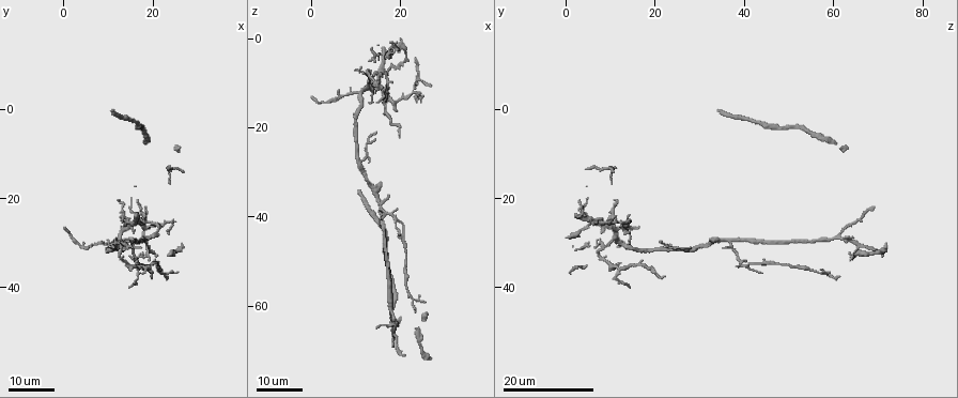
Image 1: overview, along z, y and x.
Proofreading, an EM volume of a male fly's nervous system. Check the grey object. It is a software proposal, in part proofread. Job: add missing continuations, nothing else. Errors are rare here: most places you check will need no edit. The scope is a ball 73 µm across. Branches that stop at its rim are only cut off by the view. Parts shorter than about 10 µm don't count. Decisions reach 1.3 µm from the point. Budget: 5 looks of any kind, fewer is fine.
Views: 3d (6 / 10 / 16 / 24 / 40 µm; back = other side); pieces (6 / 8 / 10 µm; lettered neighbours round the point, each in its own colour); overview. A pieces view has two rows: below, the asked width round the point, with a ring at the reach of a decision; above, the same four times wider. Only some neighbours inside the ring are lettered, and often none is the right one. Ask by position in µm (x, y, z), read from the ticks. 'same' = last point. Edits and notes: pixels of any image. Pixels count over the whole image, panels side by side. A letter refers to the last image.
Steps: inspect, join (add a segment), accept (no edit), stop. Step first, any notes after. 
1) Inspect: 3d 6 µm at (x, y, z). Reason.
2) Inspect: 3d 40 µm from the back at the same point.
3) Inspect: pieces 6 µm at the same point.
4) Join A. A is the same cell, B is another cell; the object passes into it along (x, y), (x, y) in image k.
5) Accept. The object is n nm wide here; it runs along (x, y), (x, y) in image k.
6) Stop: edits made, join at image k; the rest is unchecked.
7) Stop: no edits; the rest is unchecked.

Inspect: 3d 24 µm at (19.5, 26.5, 16.0). An open end.

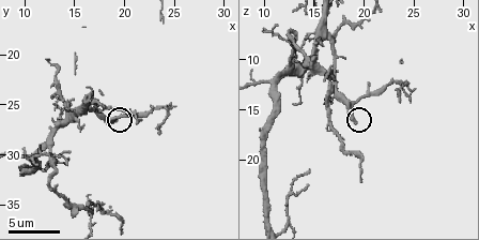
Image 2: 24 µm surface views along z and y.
Inspect: pieces 8 µm at the same point.

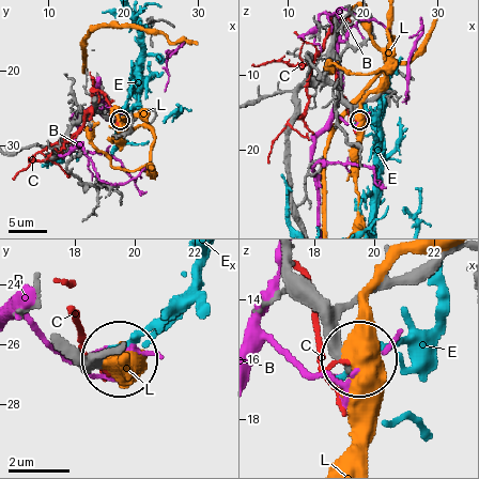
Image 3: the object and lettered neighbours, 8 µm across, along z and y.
Accept. The object is 270 nm wide here; B, C, E and L are other cells; it runs along (64, 343), (85, 358), (108, 358) in image 3; no lettered segment goes on from it.

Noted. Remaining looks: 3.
Inspect: 3d 16 µm at (26.5, 14.0, 11.0). An open end.

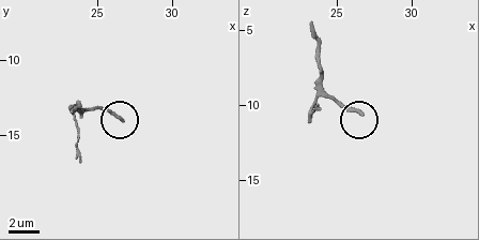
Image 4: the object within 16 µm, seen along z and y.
Inspect: pieces 10 µm at (26.6, 14.0, 10.6).

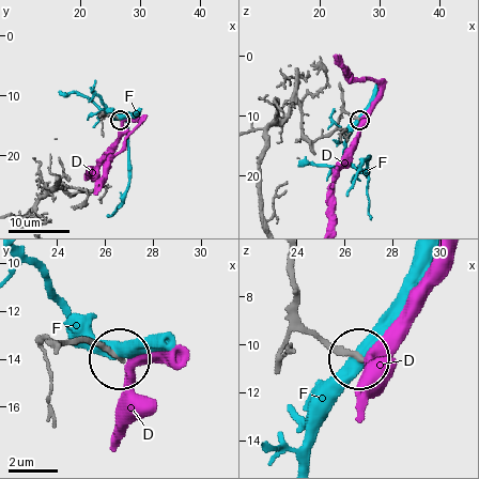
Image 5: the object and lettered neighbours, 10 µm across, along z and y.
Accept. D and F are other cells; no lettered segment goes on from it.

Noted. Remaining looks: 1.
Stop: no edits; the rest is unchecked.

